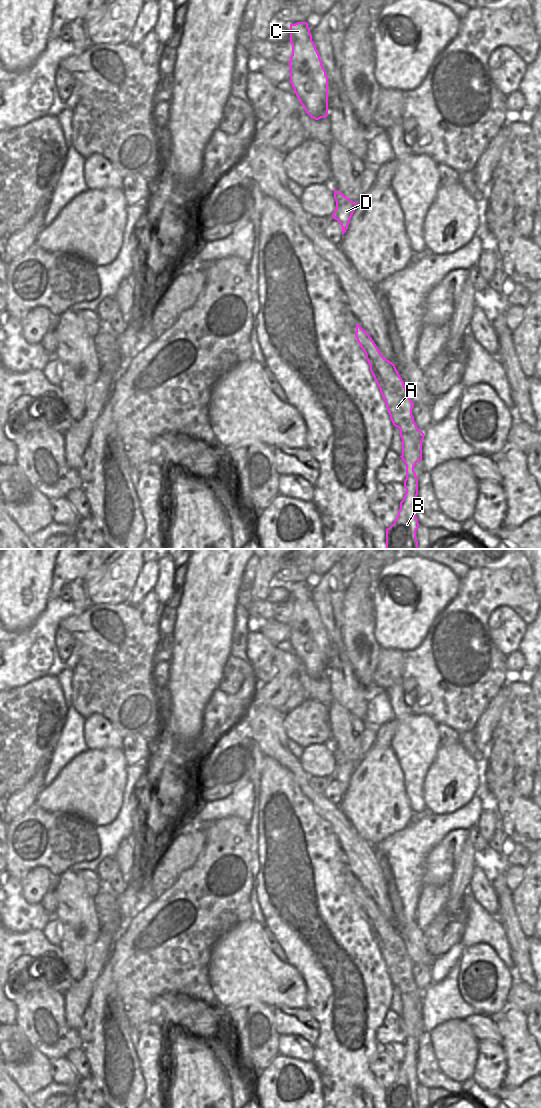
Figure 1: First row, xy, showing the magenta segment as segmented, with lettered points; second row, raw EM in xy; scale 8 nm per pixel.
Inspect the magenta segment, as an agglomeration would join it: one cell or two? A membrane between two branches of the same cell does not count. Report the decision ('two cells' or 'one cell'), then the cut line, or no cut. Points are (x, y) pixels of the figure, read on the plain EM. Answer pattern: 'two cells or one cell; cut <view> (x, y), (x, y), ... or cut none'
two cells; cut xy (419, 991), (422, 992)

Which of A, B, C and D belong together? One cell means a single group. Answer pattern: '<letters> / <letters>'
A B / C D

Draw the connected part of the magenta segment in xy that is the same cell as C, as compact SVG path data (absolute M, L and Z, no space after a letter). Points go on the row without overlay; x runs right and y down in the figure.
M290 584L290 643L306 673L319 680L328 676L328 637L308 585Z

